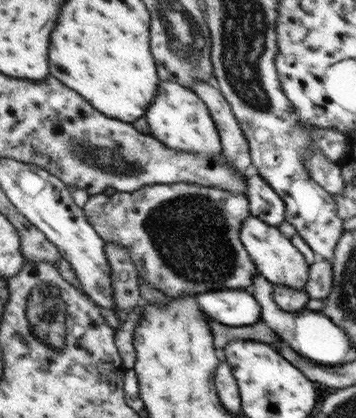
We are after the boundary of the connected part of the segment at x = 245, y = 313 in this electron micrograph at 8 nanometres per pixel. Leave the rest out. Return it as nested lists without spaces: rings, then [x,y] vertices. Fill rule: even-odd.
[[[229,288],[196,295],[201,309],[211,320],[232,327],[246,326],[260,321],[261,306],[247,289]]]

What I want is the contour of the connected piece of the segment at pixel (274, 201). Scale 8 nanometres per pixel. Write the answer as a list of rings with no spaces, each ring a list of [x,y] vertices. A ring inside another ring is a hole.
[[[258,173],[247,179],[251,216],[277,227],[285,221],[286,204]]]

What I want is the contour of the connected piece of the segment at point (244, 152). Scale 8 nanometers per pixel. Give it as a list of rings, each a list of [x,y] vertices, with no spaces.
[[[197,80],[197,82],[193,82],[190,90],[194,91],[196,96],[199,96],[208,107],[221,138],[223,156],[233,166],[235,172],[245,176],[246,167],[252,164],[251,150],[230,104],[214,82]]]

